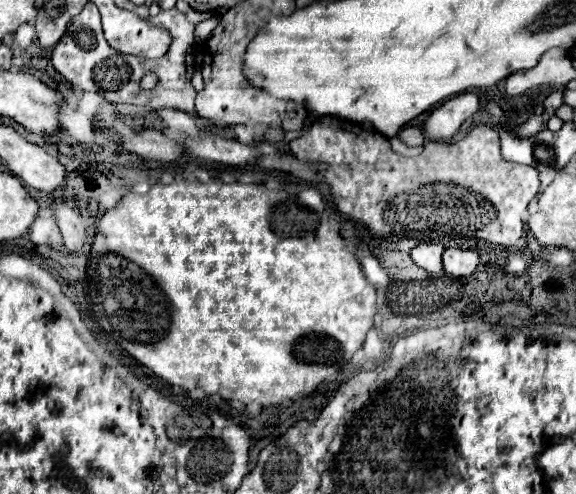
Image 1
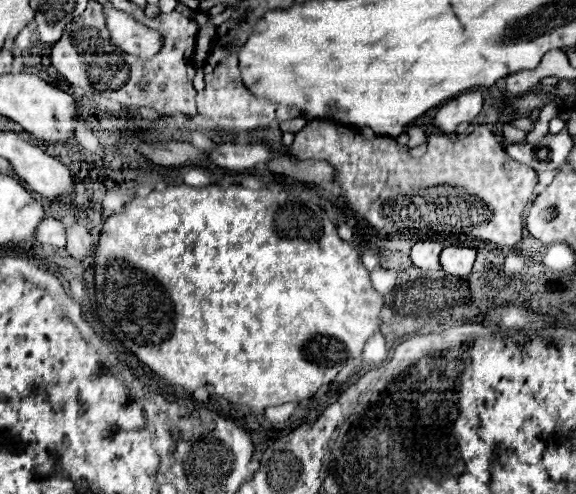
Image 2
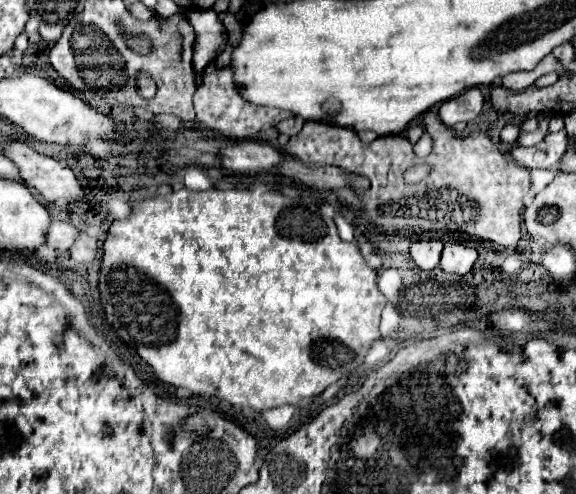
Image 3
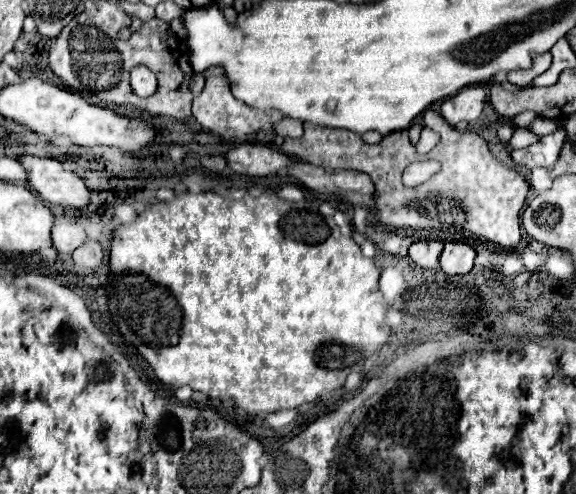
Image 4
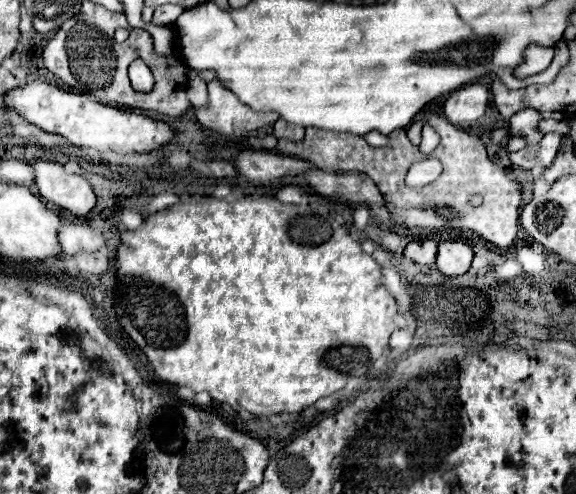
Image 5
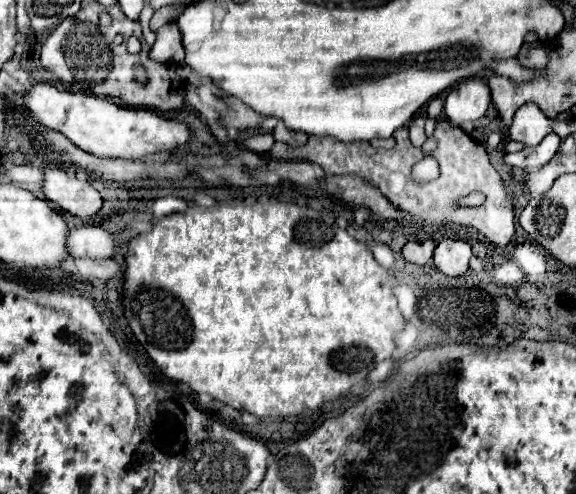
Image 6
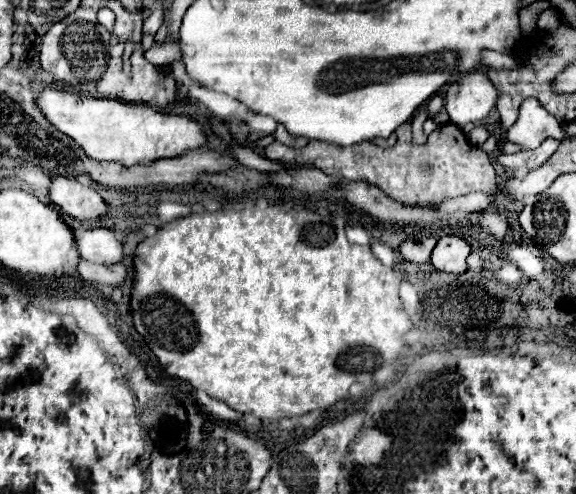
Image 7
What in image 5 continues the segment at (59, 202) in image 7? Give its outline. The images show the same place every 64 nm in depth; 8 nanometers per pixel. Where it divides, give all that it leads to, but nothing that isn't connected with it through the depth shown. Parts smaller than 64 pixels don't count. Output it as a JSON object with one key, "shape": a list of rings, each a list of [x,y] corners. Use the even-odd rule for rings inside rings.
{"shape":[[[34,162],[36,186],[46,202],[52,202],[76,216],[86,216],[96,208],[96,194],[86,178],[66,174],[62,164]]]}

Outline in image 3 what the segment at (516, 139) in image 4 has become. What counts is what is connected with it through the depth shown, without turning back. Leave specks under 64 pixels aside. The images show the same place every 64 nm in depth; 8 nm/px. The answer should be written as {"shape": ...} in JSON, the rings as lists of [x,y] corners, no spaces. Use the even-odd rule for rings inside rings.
{"shape":[[[540,112],[538,114],[540,128],[536,132],[524,132],[524,130],[520,130],[520,136],[517,139],[518,146],[529,147],[538,144],[548,134],[548,120],[550,120],[550,116],[552,114],[548,114],[548,112]]]}

